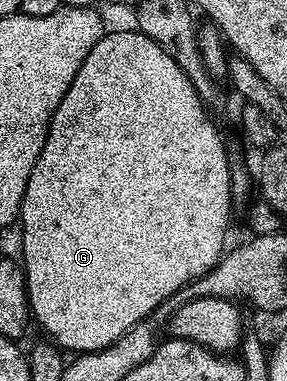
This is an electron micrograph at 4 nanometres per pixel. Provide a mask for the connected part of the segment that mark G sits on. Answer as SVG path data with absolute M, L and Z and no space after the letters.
M130 28L130 30L117 30L114 34L106 32L102 34L101 39L95 44L95 48L91 48L91 52L87 52L87 60L83 60L83 68L79 68L79 72L75 72L75 80L71 80L71 88L67 88L67 96L63 96L63 100L59 100L59 108L55 108L55 112L51 116L51 124L45 137L43 152L39 152L39 160L35 160L35 168L31 168L31 180L27 180L27 192L23 192L23 204L19 215L19 227L21 226L21 254L19 253L19 258L25 268L25 287L29 293L31 318L36 325L38 322L45 329L44 337L52 342L54 346L65 352L73 350L72 353L74 355L107 348L112 342L119 340L119 336L123 336L123 332L127 332L135 324L139 324L143 319L148 318L153 310L159 308L171 295L177 294L187 283L203 277L212 266L216 266L221 261L221 255L227 246L225 233L229 230L231 158L229 158L228 152L225 151L225 142L221 139L221 134L217 131L216 124L209 119L209 114L210 111L199 100L191 80L187 80L183 68L179 68L179 64L175 64L175 60L171 60L171 56L167 56L167 52L163 52L163 48L159 48L159 44L155 44L155 40L151 40L146 34L142 34L140 30Z

